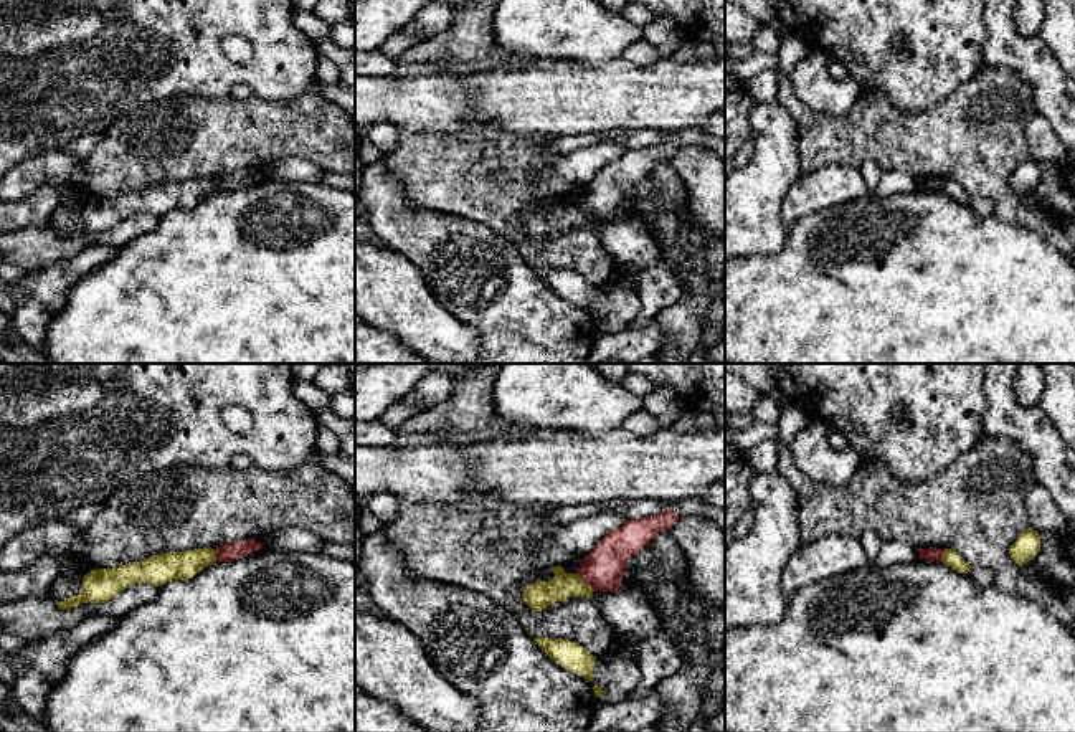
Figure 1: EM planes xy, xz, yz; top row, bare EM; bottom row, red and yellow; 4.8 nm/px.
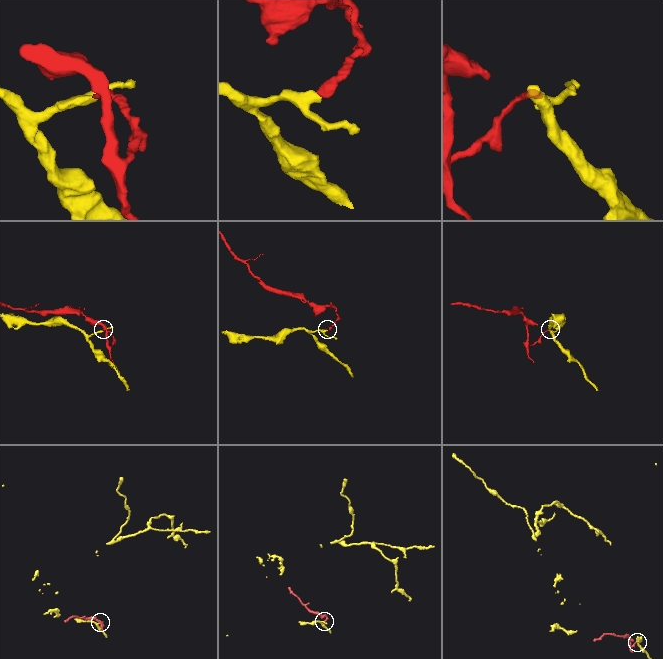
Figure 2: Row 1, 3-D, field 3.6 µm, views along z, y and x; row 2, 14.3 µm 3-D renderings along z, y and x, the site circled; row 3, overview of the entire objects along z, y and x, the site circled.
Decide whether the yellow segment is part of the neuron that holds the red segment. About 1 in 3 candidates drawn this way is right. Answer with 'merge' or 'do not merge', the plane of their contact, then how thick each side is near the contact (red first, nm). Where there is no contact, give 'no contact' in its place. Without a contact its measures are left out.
do not merge; contact in xz; calibres 200 and 140 nm

